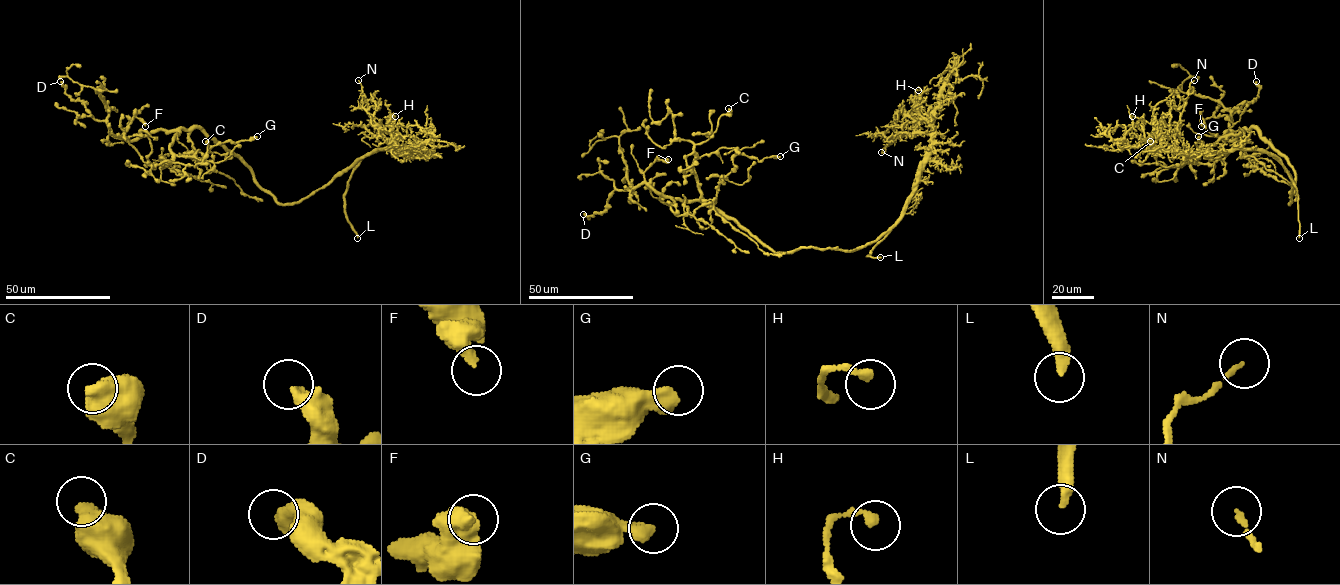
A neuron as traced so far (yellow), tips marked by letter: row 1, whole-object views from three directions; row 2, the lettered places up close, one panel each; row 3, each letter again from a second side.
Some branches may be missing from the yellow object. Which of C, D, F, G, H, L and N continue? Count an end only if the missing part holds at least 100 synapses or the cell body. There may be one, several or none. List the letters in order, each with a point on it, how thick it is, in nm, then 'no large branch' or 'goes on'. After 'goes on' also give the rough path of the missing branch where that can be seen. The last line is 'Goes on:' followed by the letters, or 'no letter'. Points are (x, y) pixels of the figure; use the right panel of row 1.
C: (1150, 141) | 600 nm | no large branch
D: (1256, 81) | 500 nm | no large branch
F: (1201, 126) | 360 nm | no large branch
G: (1198, 136) | 460 nm | no large branch
H: (1132, 116) | 260 nm | no large branch
L: (1299, 238) | 320 nm | goes on | (1299, 238), (1301, 253), (1282, 179), (1282, 168), (1291, 165)
N: (1194, 80) | 130 nm | no large branch
Goes on: L

